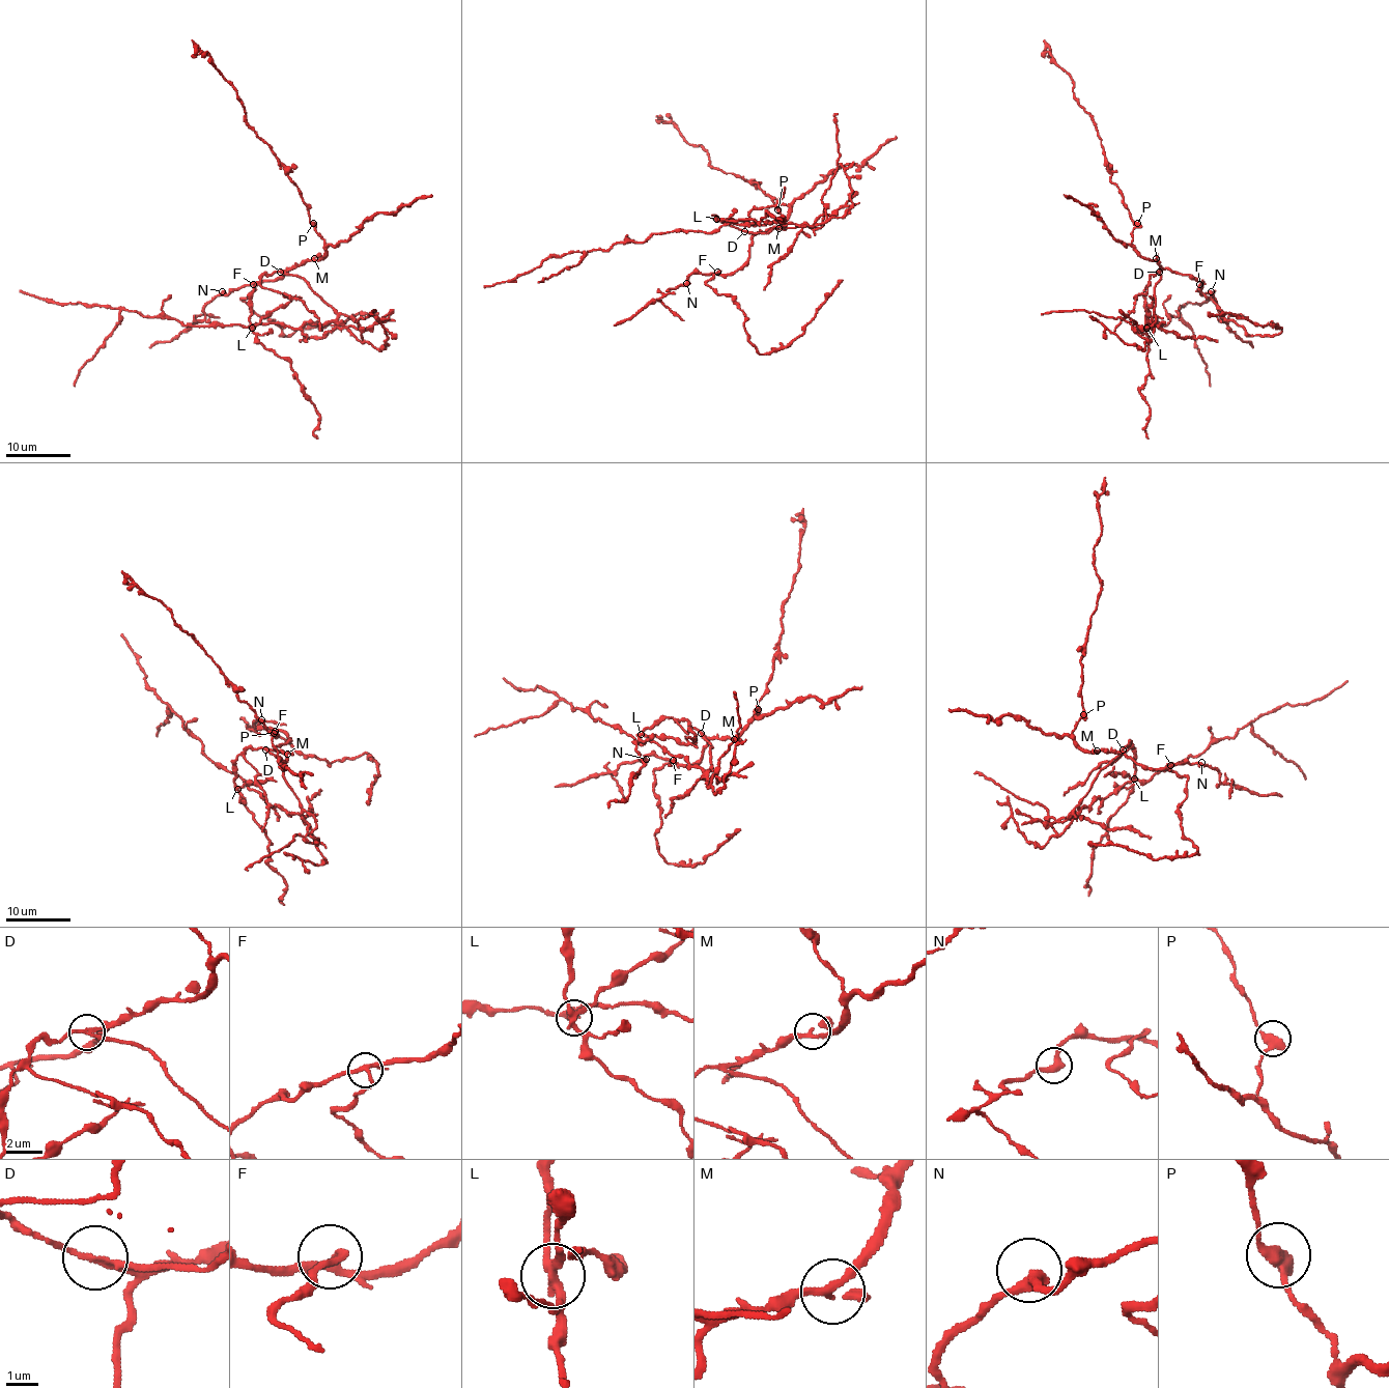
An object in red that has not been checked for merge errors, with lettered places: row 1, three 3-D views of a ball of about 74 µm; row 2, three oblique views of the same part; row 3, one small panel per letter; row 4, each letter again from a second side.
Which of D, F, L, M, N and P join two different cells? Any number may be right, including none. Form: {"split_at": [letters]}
{"split_at": ["D", "L", "P"]}

